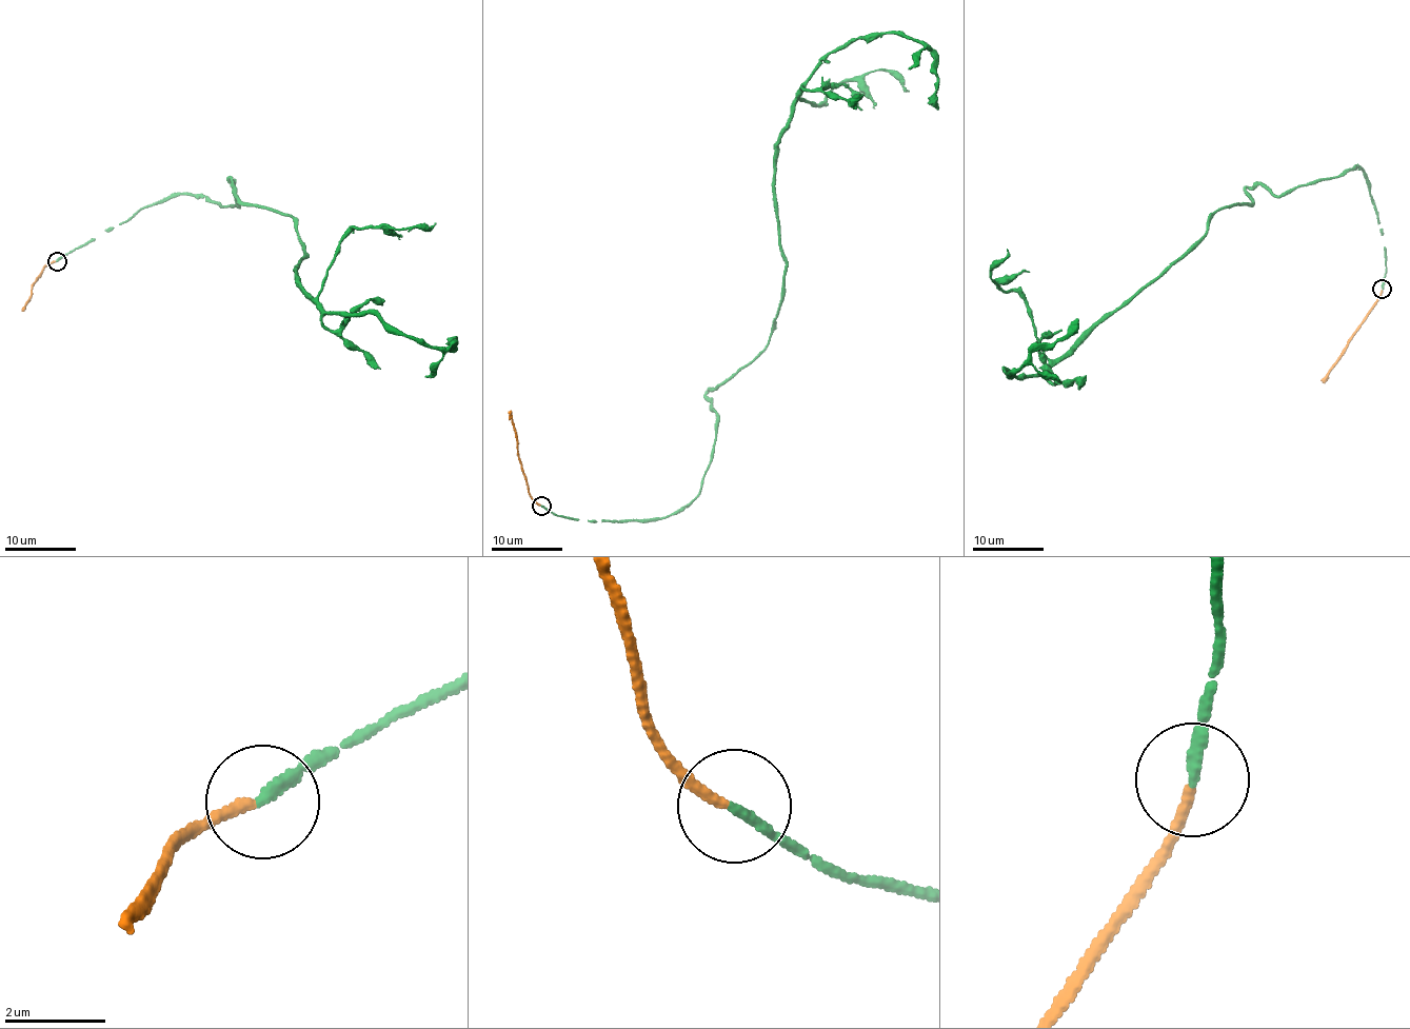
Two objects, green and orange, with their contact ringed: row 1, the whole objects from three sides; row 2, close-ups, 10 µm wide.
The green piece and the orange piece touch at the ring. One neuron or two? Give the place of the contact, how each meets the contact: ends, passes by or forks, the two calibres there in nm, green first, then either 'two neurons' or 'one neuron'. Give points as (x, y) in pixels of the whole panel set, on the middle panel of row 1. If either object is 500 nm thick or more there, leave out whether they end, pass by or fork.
at (541, 506); green ends there; orange ends there; 200 nm thick on the green side, 200 nm on the other; one neuron

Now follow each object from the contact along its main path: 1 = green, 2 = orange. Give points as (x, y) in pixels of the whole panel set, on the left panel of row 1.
1: (56, 261), (178, 195), (236, 206), (229, 178), (293, 218), (296, 284), (316, 307), (452, 352), (457, 336)
2: (56, 261), (44, 266), (21, 310)

